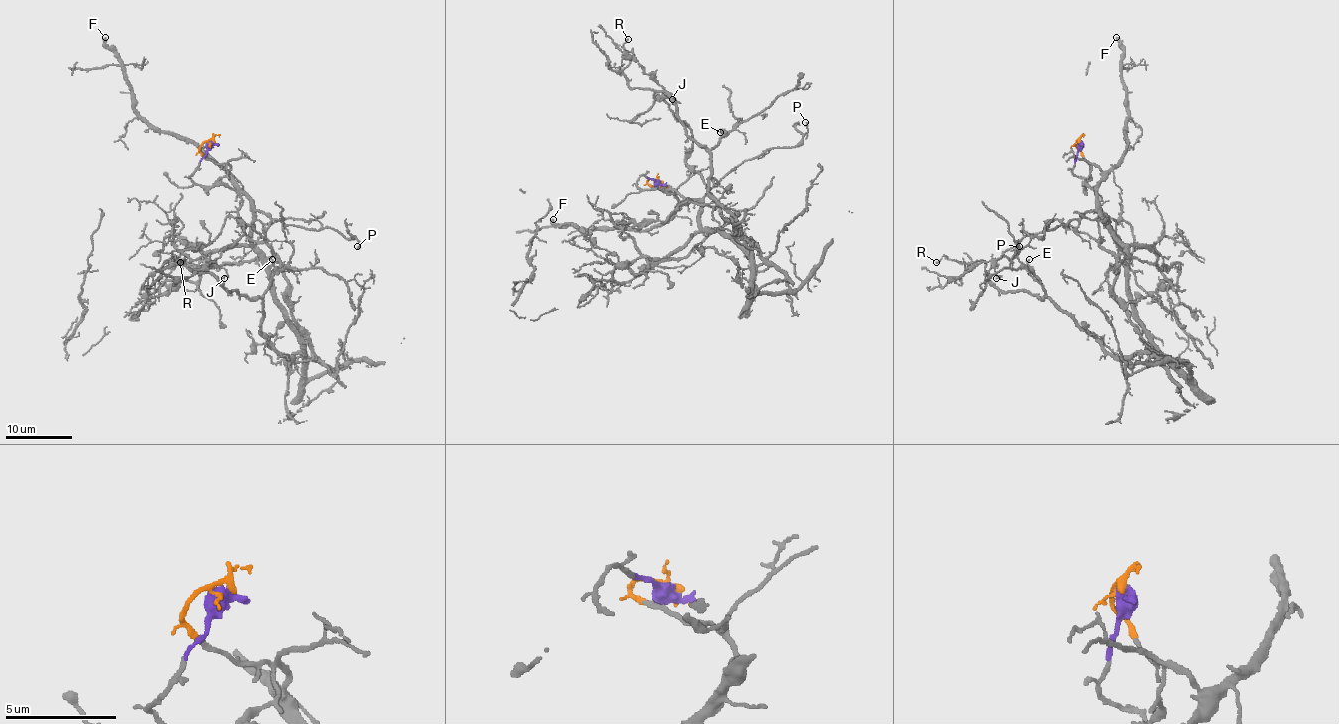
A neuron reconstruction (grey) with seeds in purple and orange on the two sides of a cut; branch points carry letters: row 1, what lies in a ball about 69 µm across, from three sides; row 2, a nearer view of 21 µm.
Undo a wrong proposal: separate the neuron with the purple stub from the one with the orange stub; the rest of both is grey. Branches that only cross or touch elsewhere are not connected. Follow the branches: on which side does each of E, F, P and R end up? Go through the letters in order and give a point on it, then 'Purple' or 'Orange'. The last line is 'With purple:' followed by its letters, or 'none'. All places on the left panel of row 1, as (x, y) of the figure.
E: Place: (272, 259). Orange
F: Place: (105, 37). Orange
P: Place: (357, 246). Orange
R: Place: (180, 262). Orange
With purple: none

